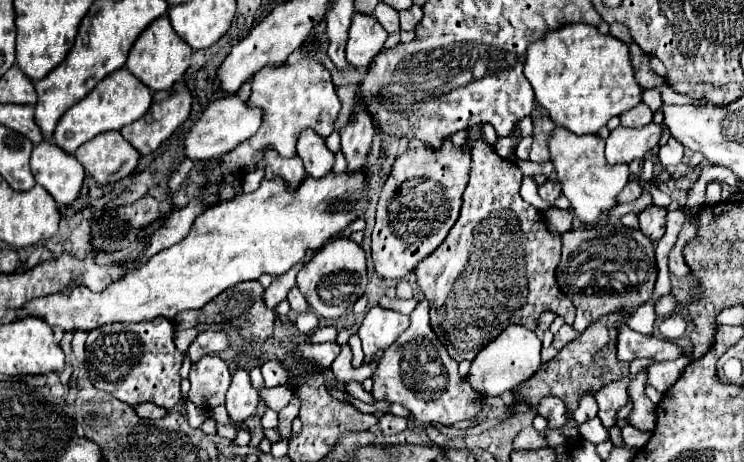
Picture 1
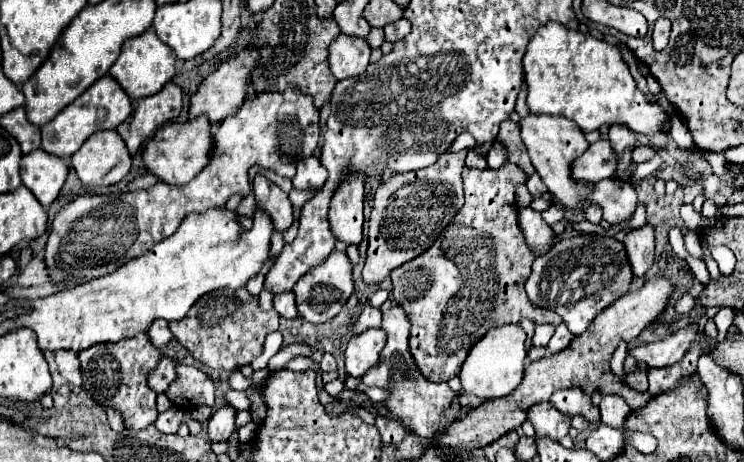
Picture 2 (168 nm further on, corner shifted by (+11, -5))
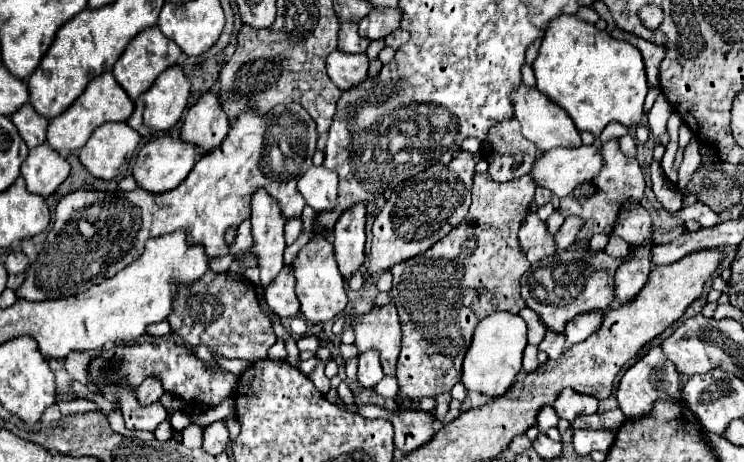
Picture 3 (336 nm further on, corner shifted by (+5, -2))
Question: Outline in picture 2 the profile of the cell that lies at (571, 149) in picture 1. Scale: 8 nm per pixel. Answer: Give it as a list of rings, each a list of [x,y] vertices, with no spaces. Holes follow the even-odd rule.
[[[526,115],[520,119],[520,137],[528,149],[528,155],[546,183],[548,191],[558,197],[566,207],[576,207],[584,197],[590,193],[594,185],[584,183],[584,181],[574,181],[570,177],[570,161],[580,157],[588,149],[588,141],[584,139],[584,133],[566,117],[556,117],[556,115]]]

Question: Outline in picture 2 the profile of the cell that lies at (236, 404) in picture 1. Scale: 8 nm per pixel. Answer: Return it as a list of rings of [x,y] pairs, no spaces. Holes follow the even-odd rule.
[[[224,405],[224,407],[220,407],[220,409],[210,417],[210,421],[208,421],[208,439],[210,439],[212,443],[216,443],[216,441],[226,441],[226,439],[232,435],[232,431],[236,429],[236,425],[234,425],[234,415],[236,415],[236,411],[234,411],[230,405]]]

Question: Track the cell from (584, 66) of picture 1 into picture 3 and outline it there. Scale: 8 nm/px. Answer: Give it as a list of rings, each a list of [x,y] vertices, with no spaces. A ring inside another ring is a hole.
[[[576,16],[552,18],[532,68],[536,74],[536,88],[564,108],[578,130],[600,136],[604,126],[612,120],[624,126],[638,126],[644,118],[648,80],[640,52],[628,42],[616,42],[594,24]]]

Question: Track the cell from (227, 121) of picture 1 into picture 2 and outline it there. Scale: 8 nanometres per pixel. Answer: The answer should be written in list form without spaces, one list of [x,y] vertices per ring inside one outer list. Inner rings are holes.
[[[198,117],[186,123],[170,123],[158,129],[152,137],[148,137],[146,147],[142,151],[144,167],[152,173],[158,181],[168,185],[186,185],[204,165],[210,161],[212,153],[212,125],[206,117]]]

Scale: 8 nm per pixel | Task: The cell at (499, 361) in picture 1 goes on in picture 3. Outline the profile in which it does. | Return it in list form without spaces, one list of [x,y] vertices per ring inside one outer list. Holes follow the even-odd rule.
[[[494,312],[486,316],[474,332],[472,346],[466,352],[464,358],[464,370],[462,370],[462,384],[466,390],[480,392],[492,398],[498,398],[506,394],[518,372],[522,370],[522,352],[526,348],[526,322],[518,314],[510,312]]]

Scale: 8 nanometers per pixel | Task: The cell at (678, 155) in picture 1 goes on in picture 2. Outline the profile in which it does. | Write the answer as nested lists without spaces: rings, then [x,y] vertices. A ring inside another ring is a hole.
[[[634,147],[634,151],[632,151],[632,163],[648,161],[648,159],[652,159],[654,155],[656,155],[656,151],[650,149],[650,147]]]

